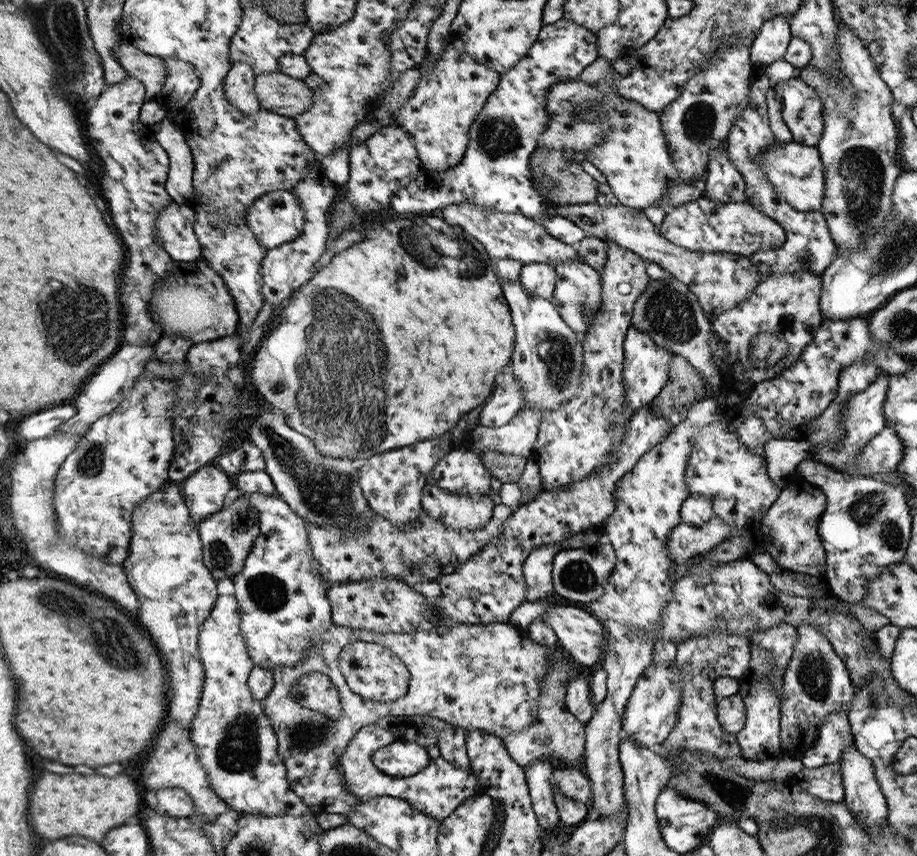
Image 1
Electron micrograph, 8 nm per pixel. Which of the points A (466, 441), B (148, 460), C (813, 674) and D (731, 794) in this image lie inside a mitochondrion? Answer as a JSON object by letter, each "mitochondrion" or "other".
{"A":"other","B":"other","C":"mitochondrion","D":"mitochondrion"}

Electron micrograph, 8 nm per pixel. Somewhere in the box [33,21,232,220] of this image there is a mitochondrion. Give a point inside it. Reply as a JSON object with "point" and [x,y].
{"point":[71,82]}

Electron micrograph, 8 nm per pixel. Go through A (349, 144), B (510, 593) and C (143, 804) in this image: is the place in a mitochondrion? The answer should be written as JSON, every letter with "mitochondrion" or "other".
{"A":"other","B":"other","C":"other"}

